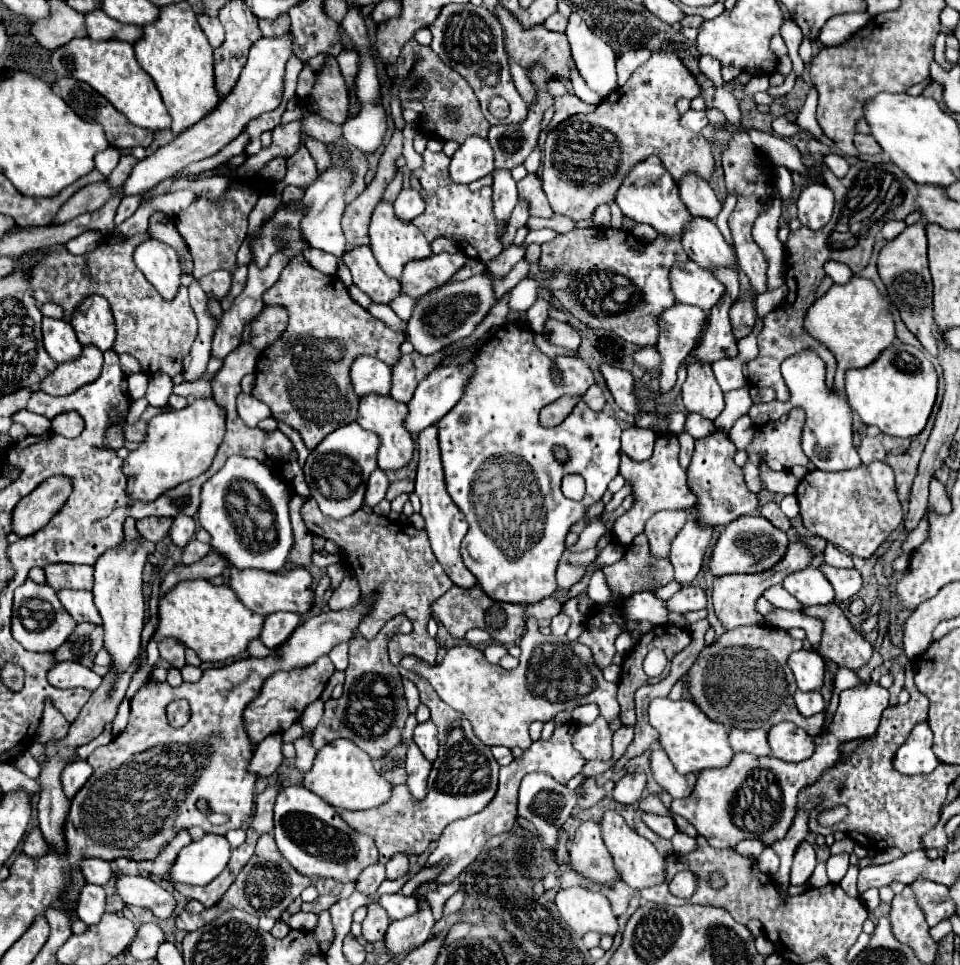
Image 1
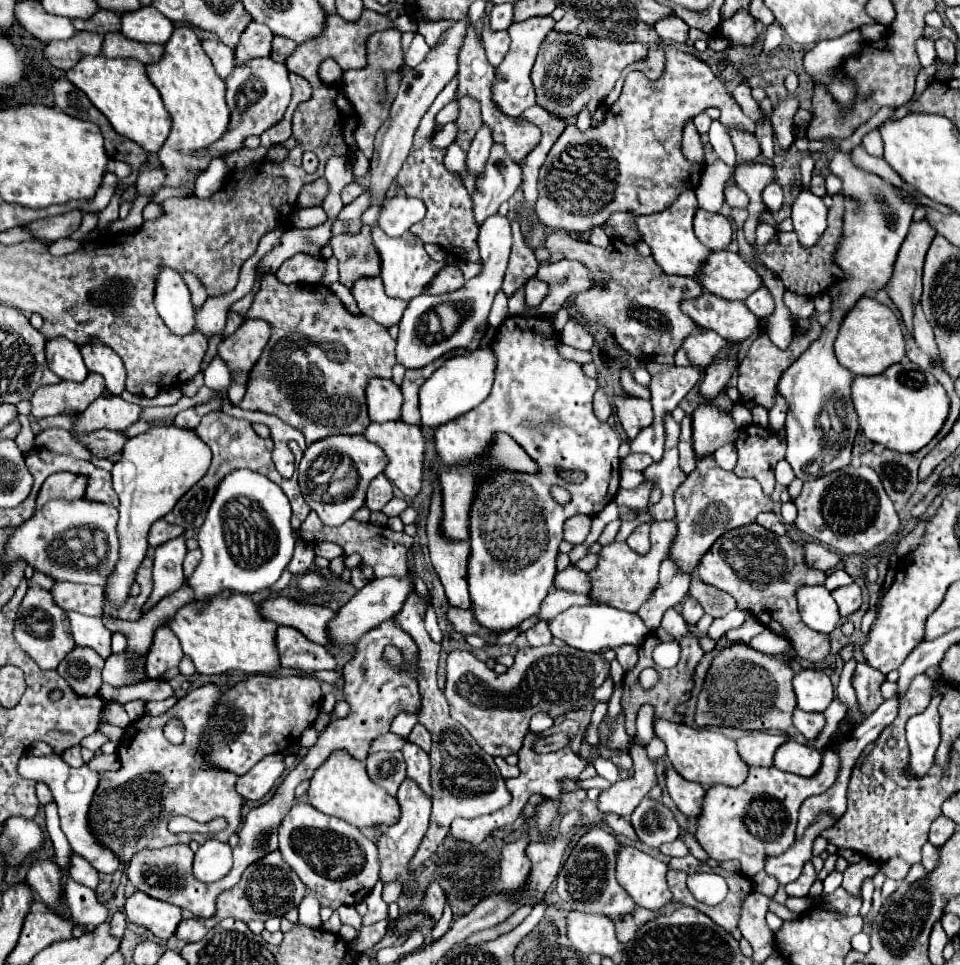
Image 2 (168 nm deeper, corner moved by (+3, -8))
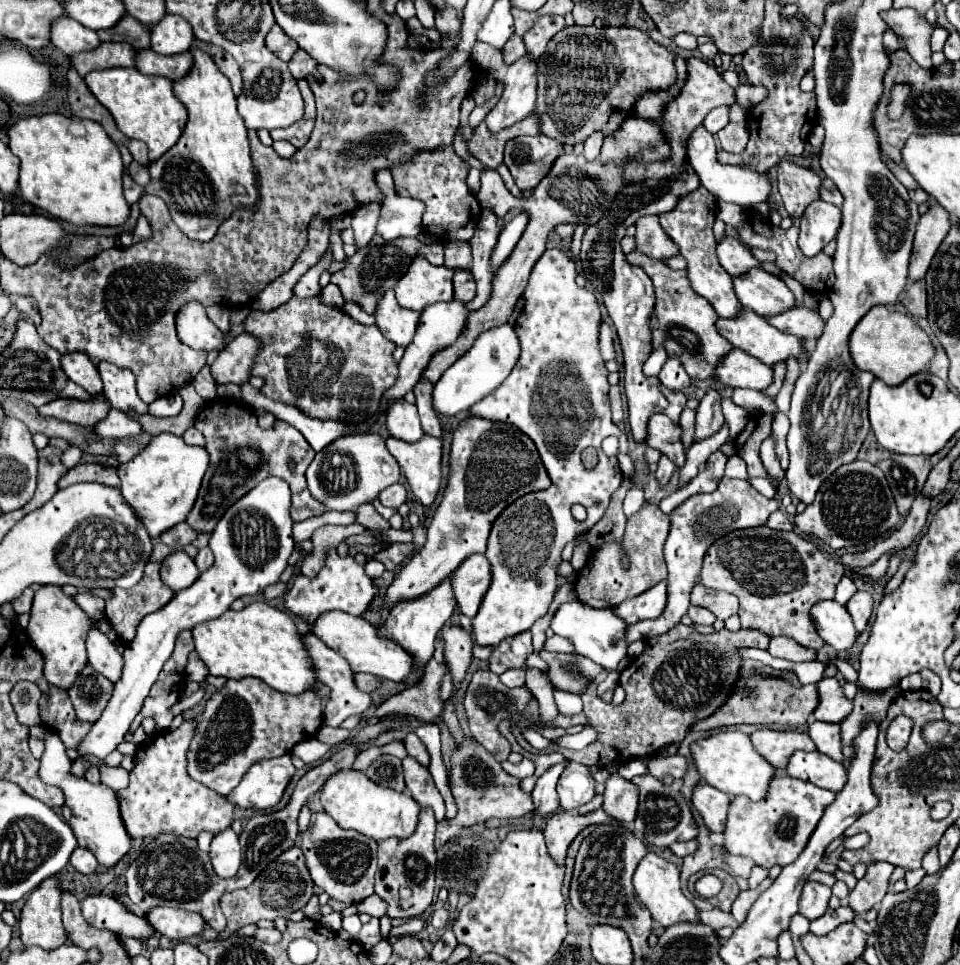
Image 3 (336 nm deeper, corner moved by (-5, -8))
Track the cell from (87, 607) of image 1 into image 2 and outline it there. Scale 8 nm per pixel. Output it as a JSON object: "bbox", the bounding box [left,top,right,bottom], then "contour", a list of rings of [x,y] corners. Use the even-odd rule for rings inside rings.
{"bbox":[67,612,111,658],"contour":[[[67,612],[67,618],[71,622],[71,632],[77,646],[89,646],[97,650],[103,658],[109,658],[111,654],[111,634],[103,626],[101,618],[91,618],[79,612]]]}

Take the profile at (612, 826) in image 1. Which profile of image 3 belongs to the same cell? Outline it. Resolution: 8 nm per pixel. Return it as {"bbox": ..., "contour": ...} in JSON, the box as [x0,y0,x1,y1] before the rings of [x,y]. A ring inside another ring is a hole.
{"bbox":[633,852,699,928],"contour":[[[649,852],[647,858],[643,858],[641,864],[637,866],[637,870],[633,874],[633,886],[635,886],[635,894],[649,908],[657,926],[669,928],[677,922],[699,922],[699,912],[697,912],[695,904],[691,900],[687,900],[685,894],[681,892],[679,868],[675,864],[667,862],[665,858],[657,856],[655,852]]]}

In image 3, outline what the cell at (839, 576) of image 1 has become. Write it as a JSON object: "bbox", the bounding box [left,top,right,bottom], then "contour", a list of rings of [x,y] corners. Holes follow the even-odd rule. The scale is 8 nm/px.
{"bbox":[847,592,873,632],"contour":[[[857,592],[849,602],[847,602],[847,612],[853,618],[853,624],[859,632],[865,630],[869,616],[873,612],[873,598],[869,592]]]}

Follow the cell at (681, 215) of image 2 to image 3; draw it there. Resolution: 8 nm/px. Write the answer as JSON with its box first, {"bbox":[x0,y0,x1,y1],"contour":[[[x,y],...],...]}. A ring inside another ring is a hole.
{"bbox":[659,186,743,318],"contour":[[[701,186],[699,190],[679,200],[675,210],[661,214],[659,220],[667,236],[681,246],[681,256],[685,256],[685,260],[689,262],[687,274],[693,290],[703,298],[707,298],[721,318],[737,318],[743,312],[743,304],[735,294],[733,278],[723,270],[723,266],[719,266],[715,254],[715,238],[711,230],[715,222],[715,210],[717,210],[717,198]]]}

